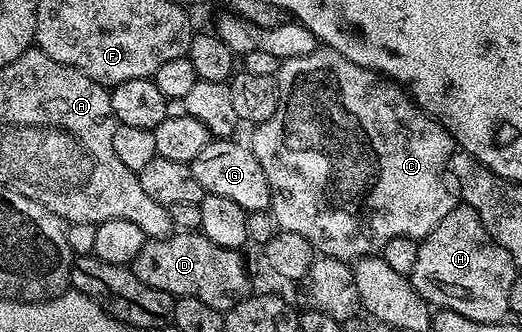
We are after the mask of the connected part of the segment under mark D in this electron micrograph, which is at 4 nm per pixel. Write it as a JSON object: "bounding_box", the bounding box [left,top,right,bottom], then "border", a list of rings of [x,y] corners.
{"bounding_box":[131,231,251,314],"border":[[[174,231],[173,235],[162,240],[146,239],[131,267],[147,286],[167,290],[167,294],[174,298],[199,298],[199,302],[207,302],[207,306],[215,306],[215,310],[224,314],[251,295],[249,272],[241,255],[238,249],[215,246],[215,242],[201,235],[200,231]]]}

